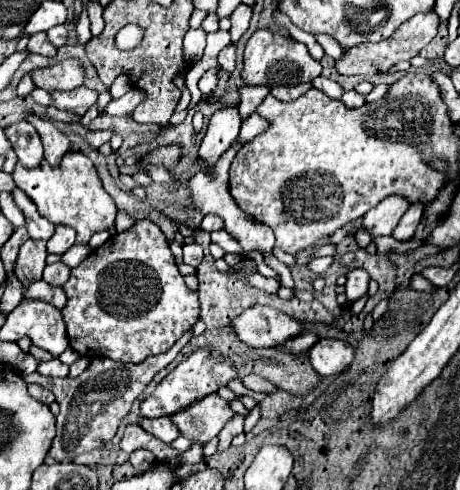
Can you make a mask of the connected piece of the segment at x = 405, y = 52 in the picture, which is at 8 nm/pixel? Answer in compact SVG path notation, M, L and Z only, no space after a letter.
M433 10L425 12L425 14L415 14L413 18L409 18L409 22L403 22L399 26L399 30L393 32L393 36L389 36L387 40L381 40L377 44L365 42L365 44L359 44L359 46L345 50L345 56L341 60L337 60L337 70L339 70L339 74L345 74L345 76L351 76L351 74L373 76L377 72L387 72L395 64L417 56L419 50L433 40L433 36L437 34L437 26L439 26L439 18Z

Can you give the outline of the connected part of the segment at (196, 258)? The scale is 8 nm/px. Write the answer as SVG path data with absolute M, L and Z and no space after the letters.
M185 244L183 246L183 262L189 264L189 266L199 266L203 260L203 248L199 244Z

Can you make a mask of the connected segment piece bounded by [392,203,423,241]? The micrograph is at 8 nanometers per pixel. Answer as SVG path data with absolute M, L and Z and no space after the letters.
M416 203L405 212L399 224L396 226L392 236L399 241L407 241L412 238L417 225L423 215L423 206L421 203Z

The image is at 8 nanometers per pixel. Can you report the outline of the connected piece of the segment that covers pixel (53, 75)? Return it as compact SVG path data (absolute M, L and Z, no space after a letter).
M67 58L55 66L33 70L33 82L45 90L73 90L83 86L85 68L77 58Z

